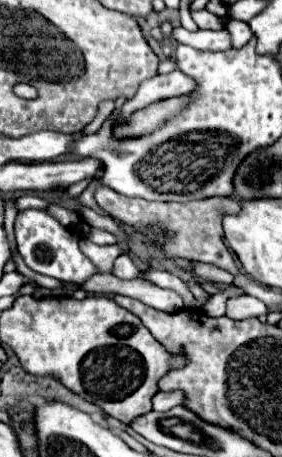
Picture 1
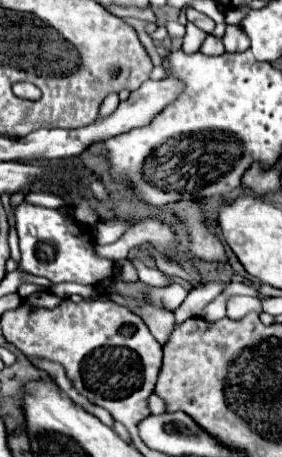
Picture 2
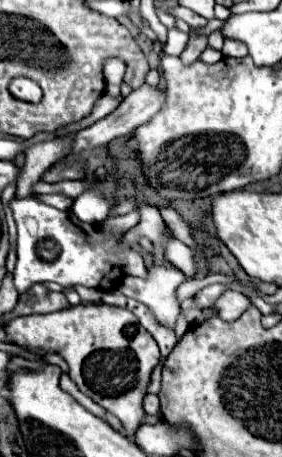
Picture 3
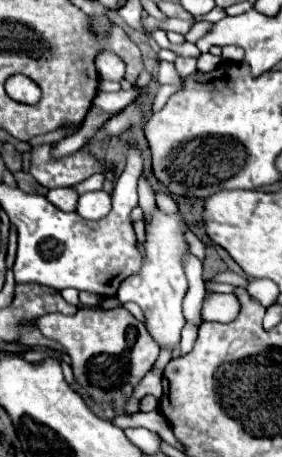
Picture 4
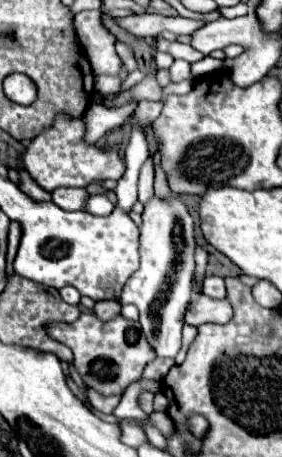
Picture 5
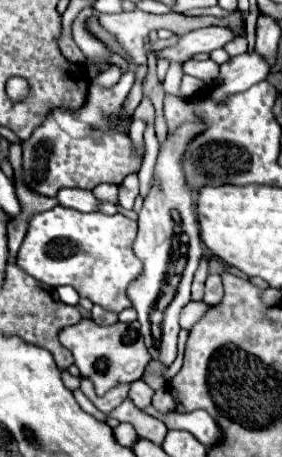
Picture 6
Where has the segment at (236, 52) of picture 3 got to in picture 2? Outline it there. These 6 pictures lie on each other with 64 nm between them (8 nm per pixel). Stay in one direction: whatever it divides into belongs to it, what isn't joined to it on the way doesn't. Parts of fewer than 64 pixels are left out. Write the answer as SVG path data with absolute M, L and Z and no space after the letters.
M230 24L230 26L226 26L224 46L226 46L226 52L244 52L250 44L248 44L248 36L244 36L244 32L240 32L240 26Z

